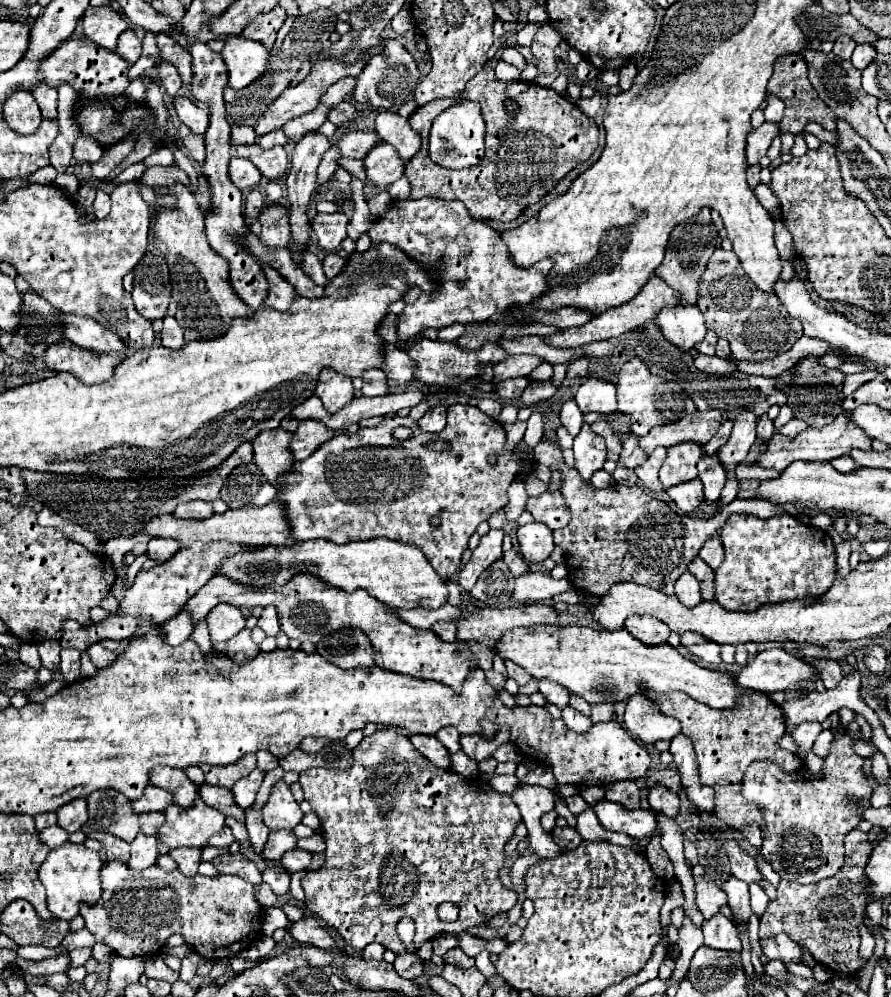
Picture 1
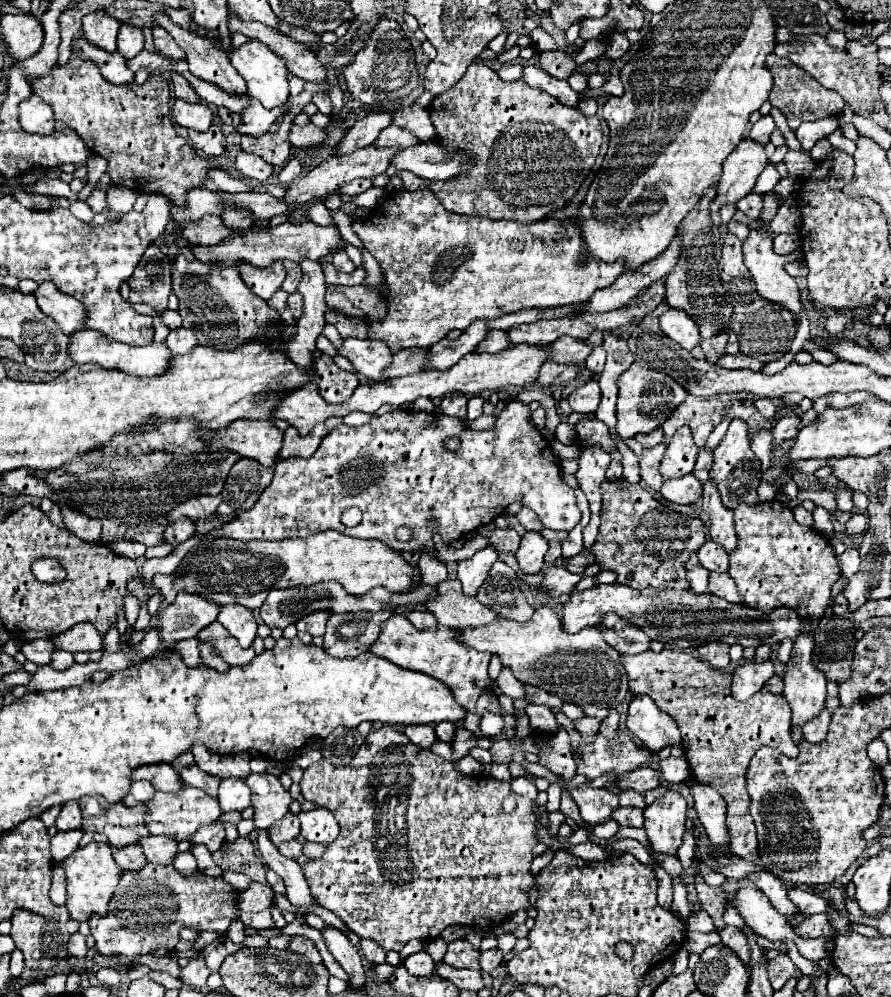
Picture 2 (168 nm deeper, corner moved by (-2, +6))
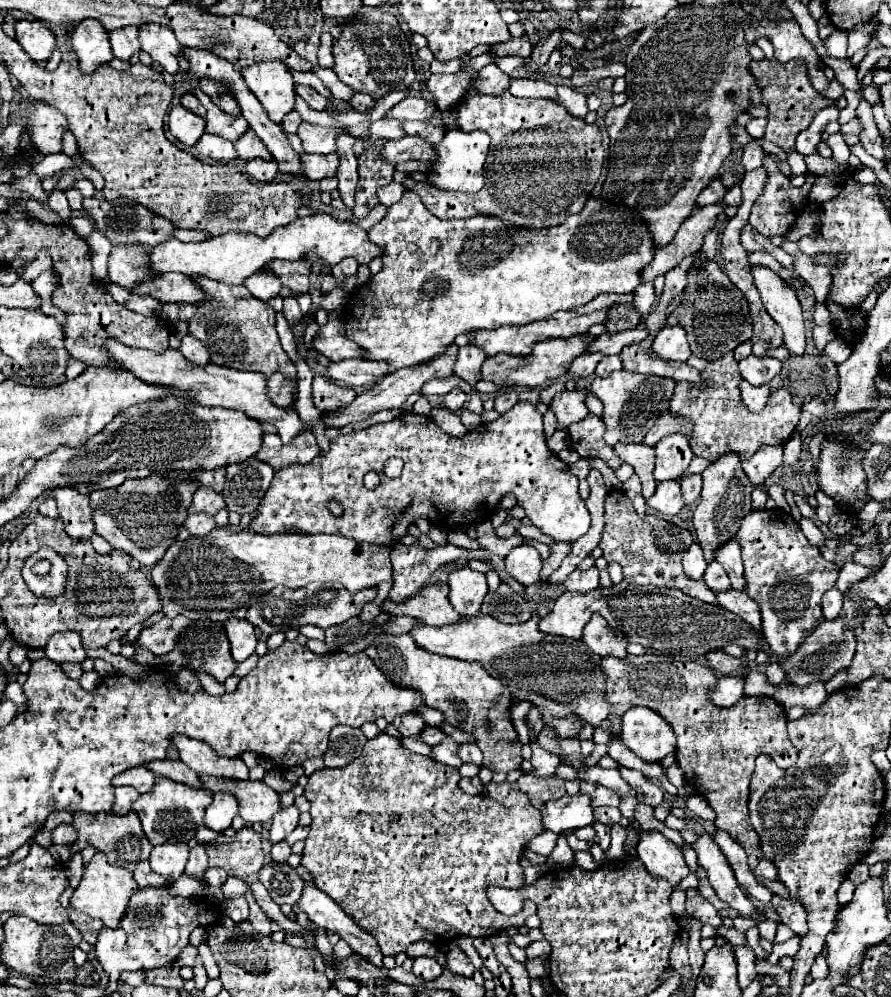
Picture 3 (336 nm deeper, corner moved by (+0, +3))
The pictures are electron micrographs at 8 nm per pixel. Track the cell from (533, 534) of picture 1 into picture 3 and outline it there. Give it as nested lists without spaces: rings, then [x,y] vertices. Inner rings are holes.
[[[520,545],[514,547],[508,557],[504,559],[506,571],[522,585],[532,585],[540,581],[540,569],[542,569],[542,559],[540,553],[530,547],[530,545]]]

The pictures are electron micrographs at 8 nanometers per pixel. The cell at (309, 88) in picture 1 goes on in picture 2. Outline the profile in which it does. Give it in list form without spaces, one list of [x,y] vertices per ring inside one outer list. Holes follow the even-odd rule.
[[[252,100],[250,108],[246,108],[240,116],[242,122],[236,128],[240,134],[248,134],[248,136],[264,136],[268,132],[268,128],[286,114],[286,104],[278,106],[278,108],[264,108],[262,104],[258,104],[258,100]]]

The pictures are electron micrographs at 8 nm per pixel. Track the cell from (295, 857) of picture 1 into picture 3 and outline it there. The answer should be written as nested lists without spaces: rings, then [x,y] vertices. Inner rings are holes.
[[[286,841],[272,845],[272,861],[276,861],[276,863],[284,863],[290,857],[290,853],[292,853],[292,849]]]

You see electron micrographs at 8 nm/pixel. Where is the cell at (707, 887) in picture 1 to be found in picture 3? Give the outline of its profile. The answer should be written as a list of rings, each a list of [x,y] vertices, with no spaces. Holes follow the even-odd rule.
[[[698,891],[686,893],[686,913],[690,917],[698,919],[702,925],[712,925],[712,927],[722,925],[722,917],[720,917],[718,909],[710,901],[706,901]]]

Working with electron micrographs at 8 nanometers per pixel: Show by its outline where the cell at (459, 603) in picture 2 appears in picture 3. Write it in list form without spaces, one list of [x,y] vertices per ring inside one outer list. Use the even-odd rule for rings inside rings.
[[[440,583],[434,585],[426,585],[424,589],[420,589],[416,595],[396,603],[392,599],[386,599],[380,605],[380,611],[390,613],[390,615],[406,615],[406,617],[414,617],[426,625],[432,627],[442,627],[442,625],[450,625],[460,621],[462,617],[452,609],[452,605],[448,603],[448,587],[440,587]]]

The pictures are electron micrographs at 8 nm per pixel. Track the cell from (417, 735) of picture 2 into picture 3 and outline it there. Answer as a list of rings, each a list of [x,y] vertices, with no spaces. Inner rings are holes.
[[[410,713],[410,715],[398,715],[394,719],[394,727],[400,731],[402,737],[418,739],[420,731],[426,727],[426,723],[424,723],[424,719],[418,713]]]

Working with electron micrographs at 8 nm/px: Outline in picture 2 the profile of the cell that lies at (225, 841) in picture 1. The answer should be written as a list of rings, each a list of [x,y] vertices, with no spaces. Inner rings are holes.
[[[212,822],[208,826],[202,826],[194,836],[192,844],[204,844],[210,852],[216,852],[224,842],[224,822]]]

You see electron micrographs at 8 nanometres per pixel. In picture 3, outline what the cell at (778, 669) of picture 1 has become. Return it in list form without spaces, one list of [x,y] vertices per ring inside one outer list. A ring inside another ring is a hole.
[[[722,675],[712,691],[708,691],[708,701],[716,703],[718,707],[732,707],[744,693],[744,677]]]

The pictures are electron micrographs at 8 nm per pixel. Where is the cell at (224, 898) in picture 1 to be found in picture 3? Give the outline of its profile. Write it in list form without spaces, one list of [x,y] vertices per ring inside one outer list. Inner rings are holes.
[[[168,887],[140,889],[138,893],[134,893],[130,897],[130,907],[128,907],[126,917],[120,921],[120,927],[118,929],[106,929],[106,927],[100,929],[98,945],[96,945],[96,959],[100,961],[102,969],[110,975],[110,981],[118,981],[122,971],[150,971],[156,967],[164,967],[164,965],[176,961],[180,951],[188,945],[188,935],[198,925],[214,925],[218,915],[220,915],[220,907],[212,903],[212,909],[210,909],[204,899],[196,899],[196,903],[194,903],[192,899],[186,899],[186,897],[172,897],[168,893]]]

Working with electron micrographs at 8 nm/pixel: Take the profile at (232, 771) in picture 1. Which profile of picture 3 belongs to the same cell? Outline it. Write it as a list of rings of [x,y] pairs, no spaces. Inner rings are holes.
[[[174,735],[172,743],[178,749],[180,761],[184,761],[196,773],[206,773],[224,779],[248,779],[248,767],[242,759],[228,759],[216,755],[210,745],[184,735]]]

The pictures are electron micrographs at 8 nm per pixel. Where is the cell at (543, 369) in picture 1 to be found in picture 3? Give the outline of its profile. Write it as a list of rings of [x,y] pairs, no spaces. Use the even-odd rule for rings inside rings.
[[[616,371],[608,377],[596,377],[592,381],[591,393],[604,403],[604,441],[608,445],[616,443],[642,443],[646,431],[654,425],[654,421],[668,411],[670,399],[674,393],[674,381],[658,375],[640,375],[628,371]]]

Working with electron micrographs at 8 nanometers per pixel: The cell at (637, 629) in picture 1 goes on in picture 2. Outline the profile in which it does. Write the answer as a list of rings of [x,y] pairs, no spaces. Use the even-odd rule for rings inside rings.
[[[606,614],[600,626],[604,630],[604,640],[622,654],[640,654],[650,650],[650,636],[628,620],[622,620],[622,616]]]

